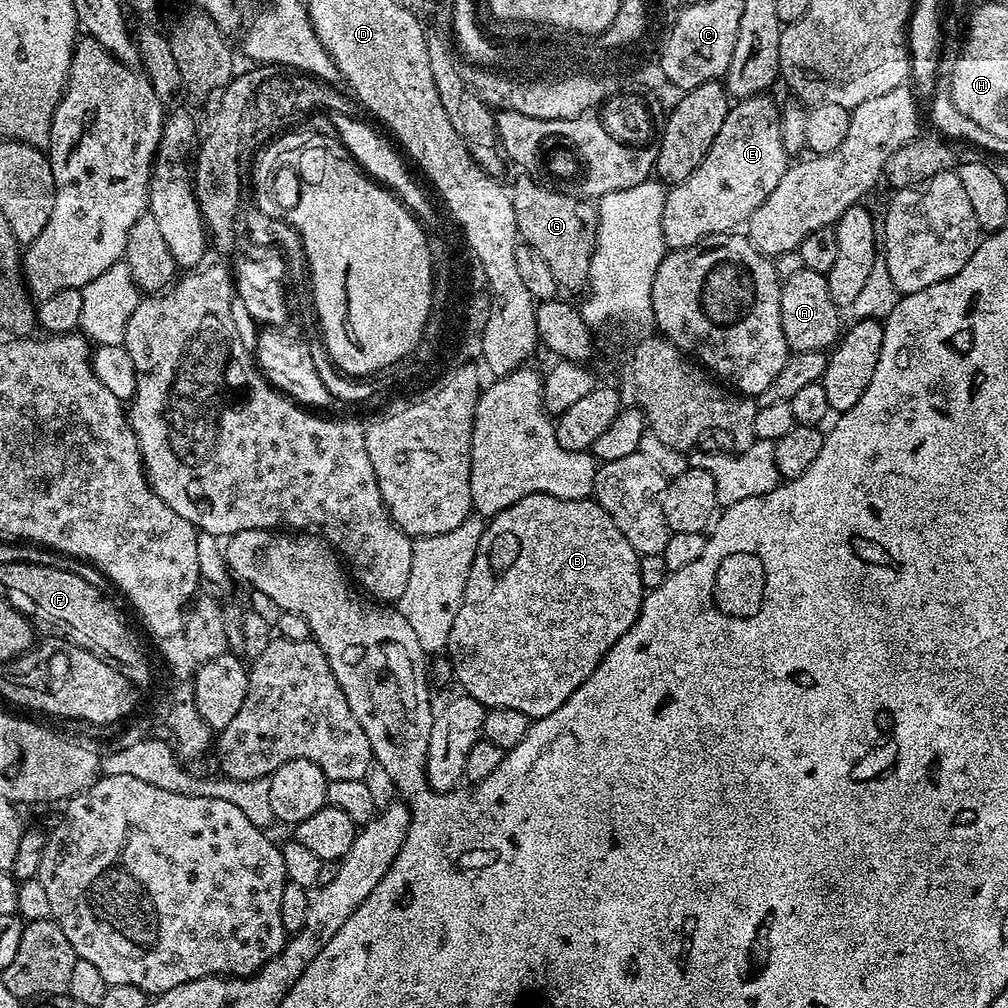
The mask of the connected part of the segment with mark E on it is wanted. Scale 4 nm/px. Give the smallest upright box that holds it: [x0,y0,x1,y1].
[662,94,790,249]

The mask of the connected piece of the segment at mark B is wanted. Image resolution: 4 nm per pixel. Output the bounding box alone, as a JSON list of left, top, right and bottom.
[446,492,646,718]

